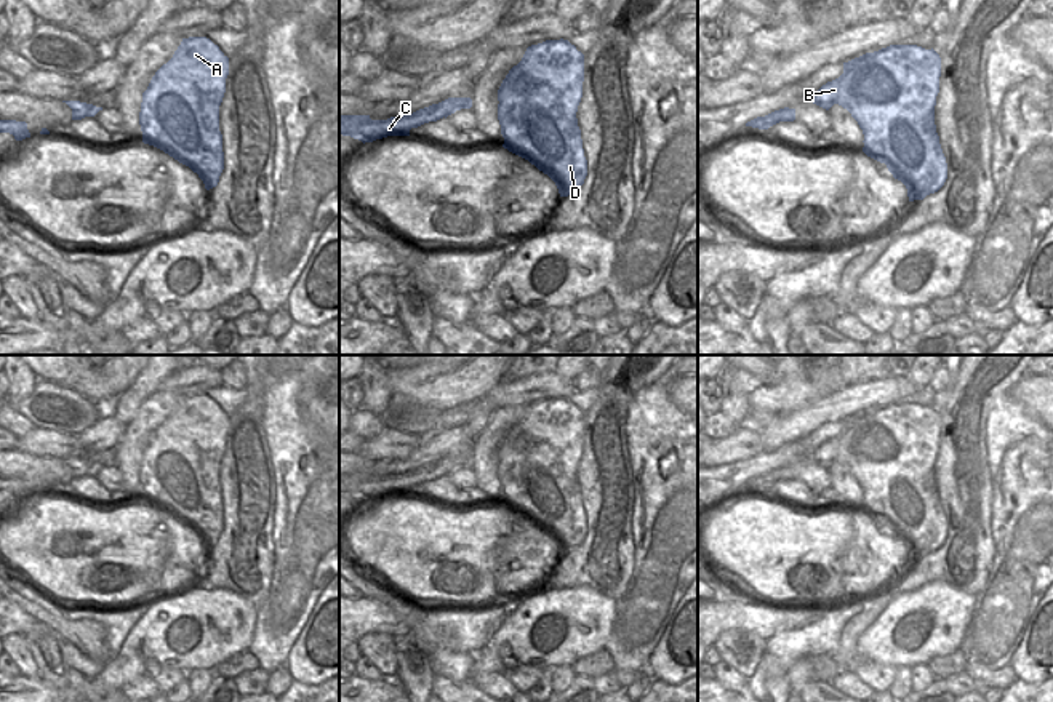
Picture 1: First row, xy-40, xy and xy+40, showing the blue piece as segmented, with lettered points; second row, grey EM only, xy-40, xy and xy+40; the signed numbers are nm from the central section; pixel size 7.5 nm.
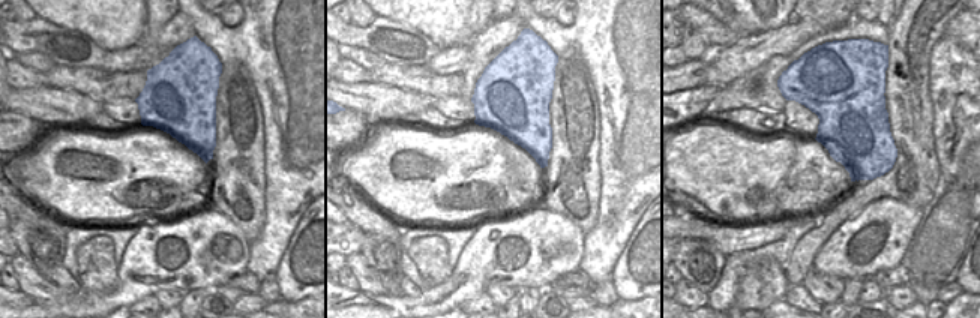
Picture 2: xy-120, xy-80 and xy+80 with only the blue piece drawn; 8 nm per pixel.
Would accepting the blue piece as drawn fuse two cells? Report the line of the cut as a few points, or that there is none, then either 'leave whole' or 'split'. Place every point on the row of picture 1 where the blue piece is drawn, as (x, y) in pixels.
no cut; leave whole

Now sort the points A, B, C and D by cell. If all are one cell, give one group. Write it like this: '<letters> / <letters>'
A B C D

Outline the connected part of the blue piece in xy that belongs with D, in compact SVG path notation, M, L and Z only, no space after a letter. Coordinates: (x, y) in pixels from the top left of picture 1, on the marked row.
M560 38L528 46L498 90L502 147L547 174L560 197L587 176L576 118L583 82L584 54Z

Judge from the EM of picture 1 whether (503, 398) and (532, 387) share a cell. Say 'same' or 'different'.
same

